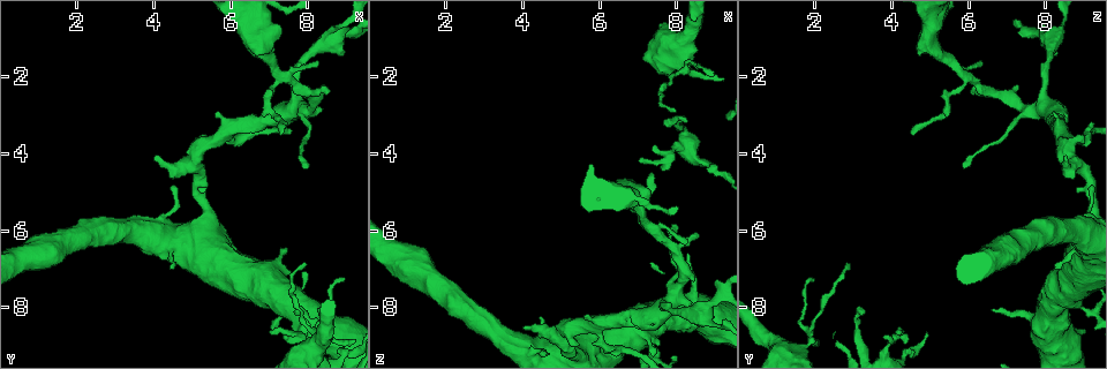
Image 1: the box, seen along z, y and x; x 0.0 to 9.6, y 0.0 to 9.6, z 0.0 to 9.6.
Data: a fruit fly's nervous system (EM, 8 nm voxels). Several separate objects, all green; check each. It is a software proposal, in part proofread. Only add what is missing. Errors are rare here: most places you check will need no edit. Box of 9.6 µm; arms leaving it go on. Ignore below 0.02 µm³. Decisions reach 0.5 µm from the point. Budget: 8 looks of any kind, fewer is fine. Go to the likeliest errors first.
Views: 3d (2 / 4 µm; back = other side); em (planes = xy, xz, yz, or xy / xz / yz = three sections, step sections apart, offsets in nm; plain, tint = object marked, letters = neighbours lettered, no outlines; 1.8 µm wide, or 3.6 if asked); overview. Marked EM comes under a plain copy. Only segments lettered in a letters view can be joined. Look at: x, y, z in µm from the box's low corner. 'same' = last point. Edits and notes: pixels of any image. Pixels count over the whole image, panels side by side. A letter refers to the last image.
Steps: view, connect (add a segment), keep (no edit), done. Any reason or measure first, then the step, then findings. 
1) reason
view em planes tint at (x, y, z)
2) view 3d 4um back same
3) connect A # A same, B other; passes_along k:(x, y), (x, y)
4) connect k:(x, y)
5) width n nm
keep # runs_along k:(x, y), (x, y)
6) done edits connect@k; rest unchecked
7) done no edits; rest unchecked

free end
view 3d 2um back at (7.60, 8.10, 3.20)

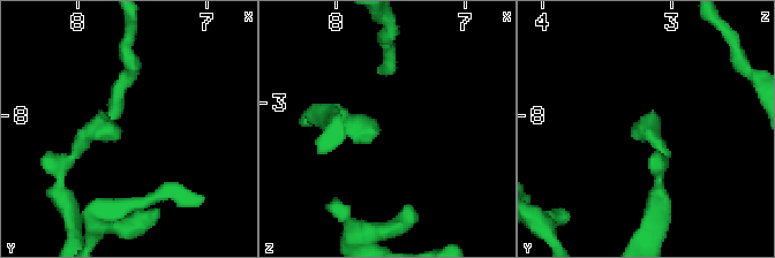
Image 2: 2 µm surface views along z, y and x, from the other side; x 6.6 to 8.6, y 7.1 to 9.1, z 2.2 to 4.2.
now the EM
view em planes letters at (7.68, 8.14, 3.24)

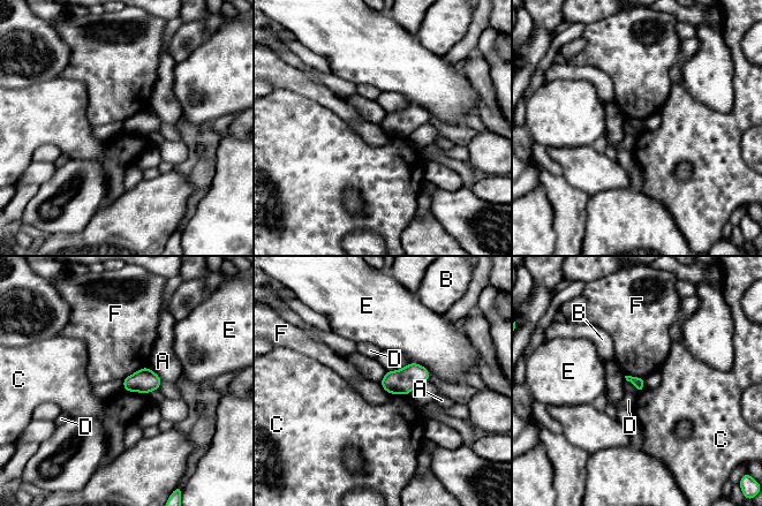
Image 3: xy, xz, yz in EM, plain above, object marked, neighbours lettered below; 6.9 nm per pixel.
keep # A other, B other, C other, D other, E other, F other; border 3:(123, 390), (146, 394); no lettered segment goes on from it

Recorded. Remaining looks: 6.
view 3d 2um at (5.55, 3.00, 8.30)

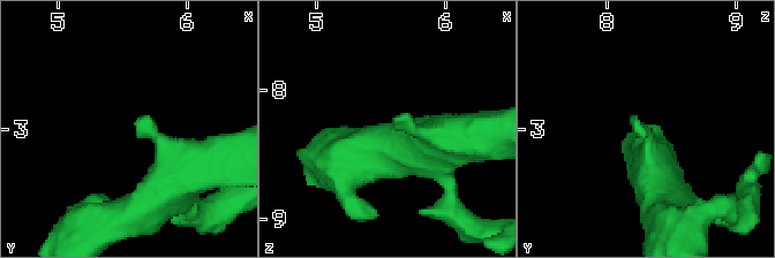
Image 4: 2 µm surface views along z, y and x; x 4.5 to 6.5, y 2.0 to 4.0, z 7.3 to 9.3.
now the EM
view em planes letters at (5.58, 3.00, 8.28)

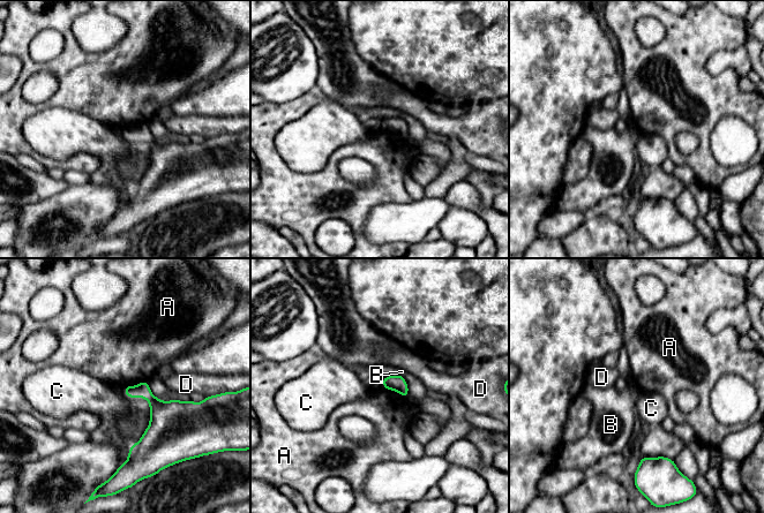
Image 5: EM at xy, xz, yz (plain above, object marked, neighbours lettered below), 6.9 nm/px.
keep # A other, B other, C other, D other; border 5:(397, 392), (405, 398); none of them fits

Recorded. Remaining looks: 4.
thick turns thin
view em xy step 16 tint at (7.70, 2.80, 7.90)

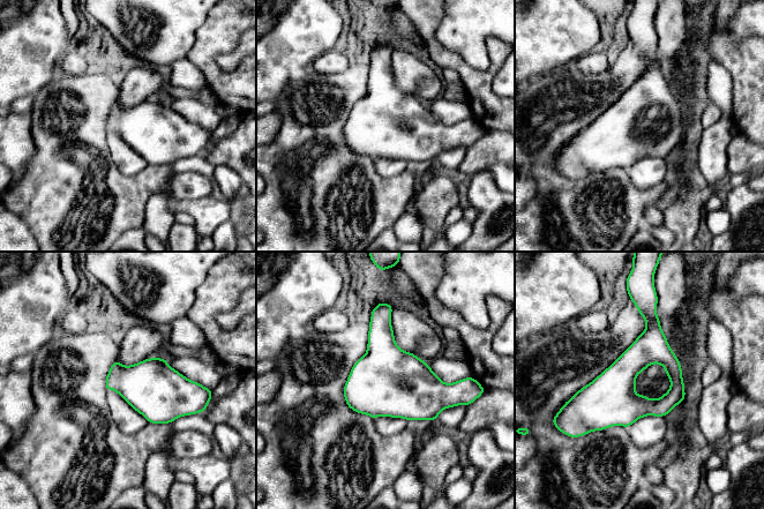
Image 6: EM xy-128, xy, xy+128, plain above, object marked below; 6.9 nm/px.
cut it another way
view em planes letters same

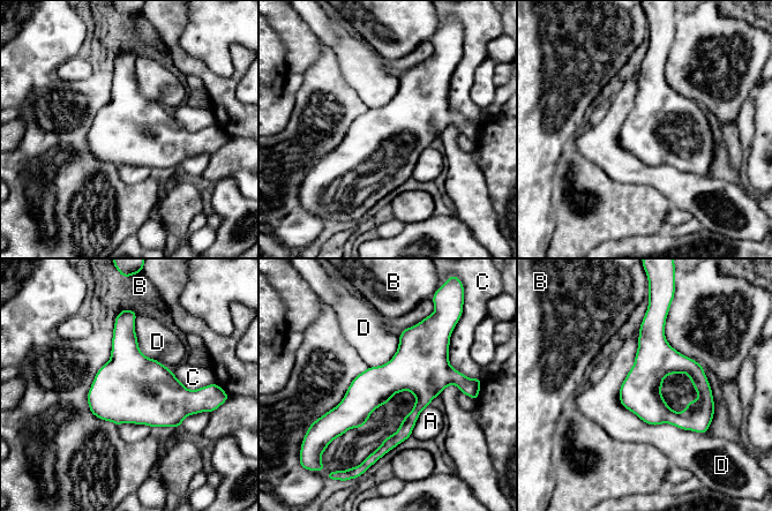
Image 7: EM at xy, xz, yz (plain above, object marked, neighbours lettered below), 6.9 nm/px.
keep # A other, B other, C other, D other; runs_along 7:(652, 318), (702, 385), (701, 429); none of them fits

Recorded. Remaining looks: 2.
done no edits; rest unchecked

